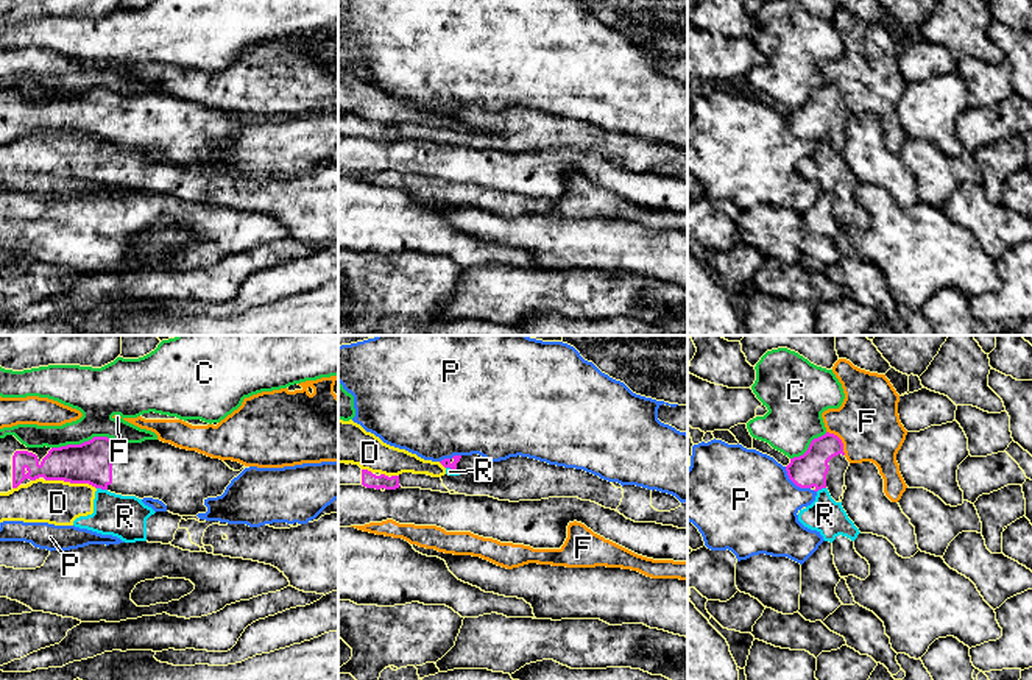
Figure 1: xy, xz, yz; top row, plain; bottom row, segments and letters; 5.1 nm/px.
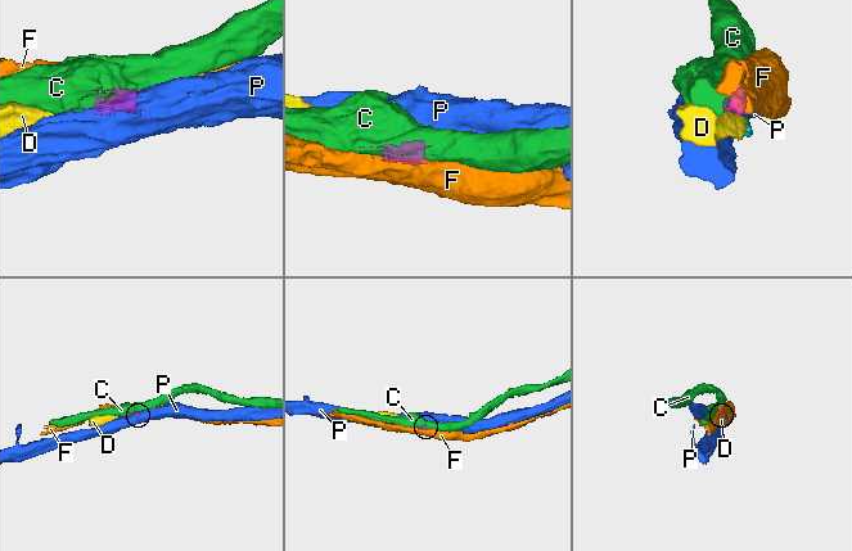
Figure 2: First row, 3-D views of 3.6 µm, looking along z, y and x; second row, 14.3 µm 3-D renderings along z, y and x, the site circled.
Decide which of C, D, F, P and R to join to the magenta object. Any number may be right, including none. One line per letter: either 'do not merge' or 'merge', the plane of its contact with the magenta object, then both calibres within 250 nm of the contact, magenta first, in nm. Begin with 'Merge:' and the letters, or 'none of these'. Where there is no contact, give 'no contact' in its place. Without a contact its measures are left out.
Merge: none of these
C: do not merge; meets magenta in xy; 220 nm thick on the magenta side, 240 nm on the other
D: do not merge; meets magenta in xy; 220 nm thick on the magenta side, 220 nm on the other
F: do not merge; meets magenta in yz; 180 nm thick on the magenta side, 320 nm on the other
P: do not merge; meets magenta in yz; 180 nm thick on the magenta side, 480 nm on the other
R: do not merge; meets magenta in xy; 220 nm thick on the magenta side, 220 nm on the other

